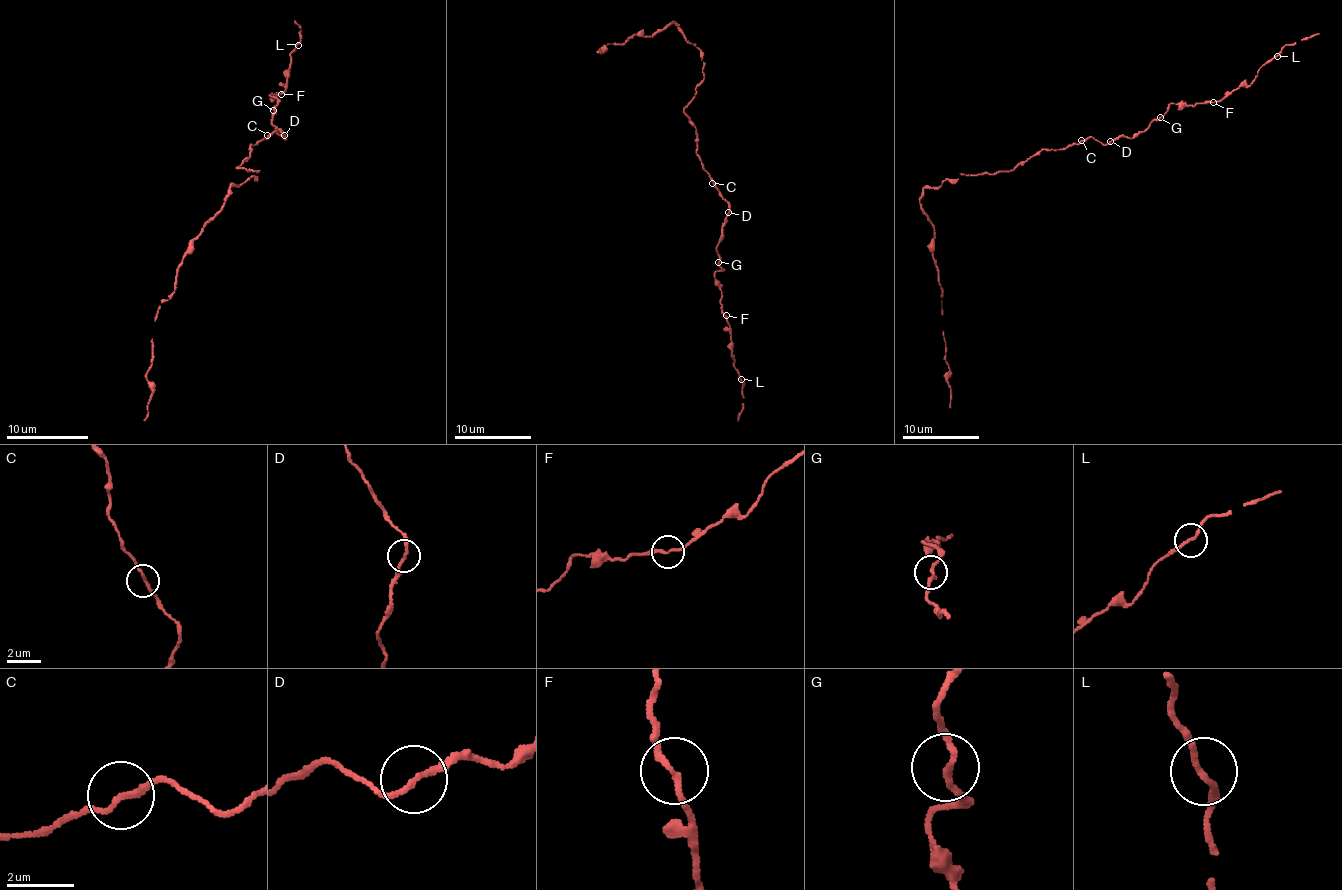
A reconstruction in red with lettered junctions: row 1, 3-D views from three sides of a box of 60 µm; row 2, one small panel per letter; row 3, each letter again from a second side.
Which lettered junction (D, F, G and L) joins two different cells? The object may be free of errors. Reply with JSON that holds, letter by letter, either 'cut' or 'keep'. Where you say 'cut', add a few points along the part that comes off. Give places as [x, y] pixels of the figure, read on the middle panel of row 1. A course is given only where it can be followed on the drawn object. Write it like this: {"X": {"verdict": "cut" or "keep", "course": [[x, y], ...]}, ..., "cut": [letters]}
{"D": {"verdict": "keep"}, "F": {"verdict": "keep"}, "G": {"verdict": "keep"}, "L": {"verdict": "keep"}, "cut": []}

